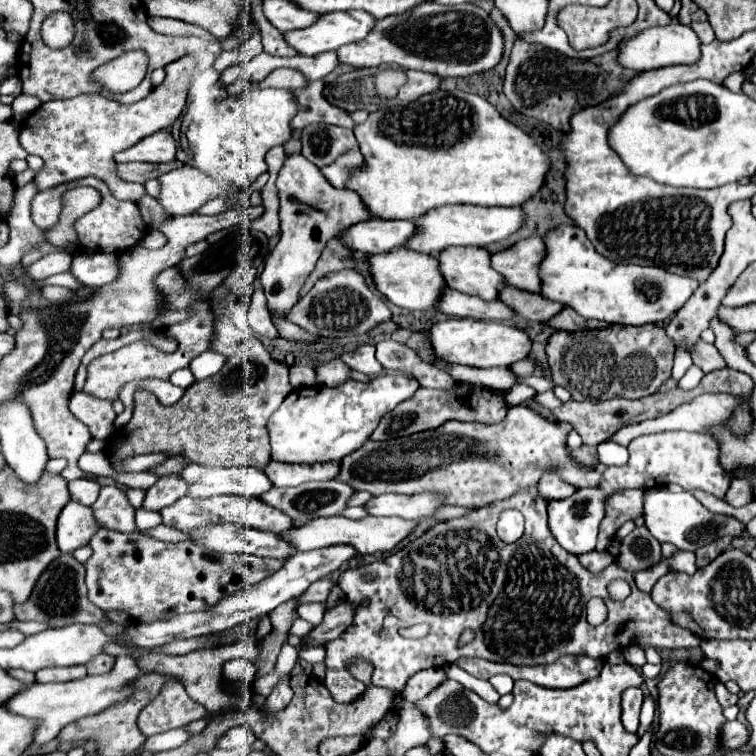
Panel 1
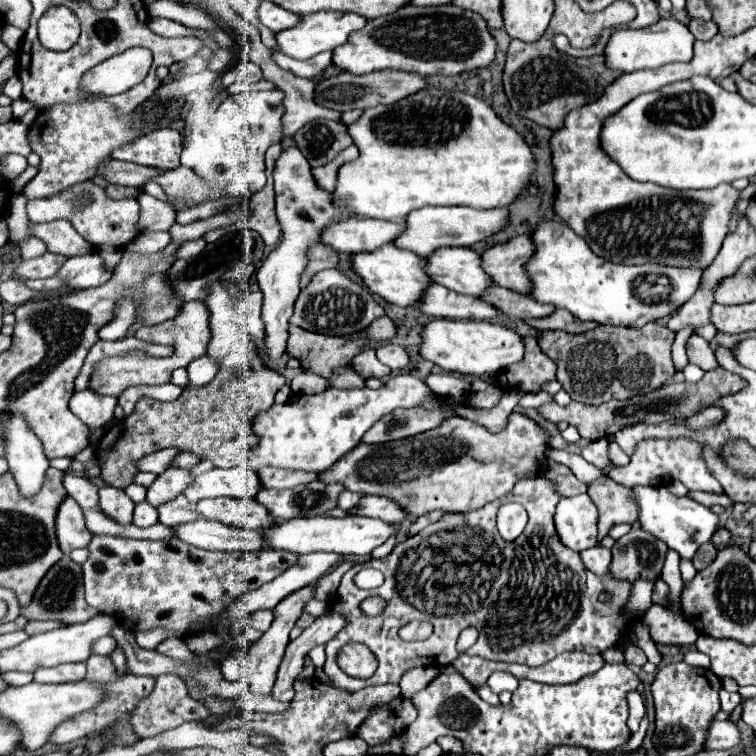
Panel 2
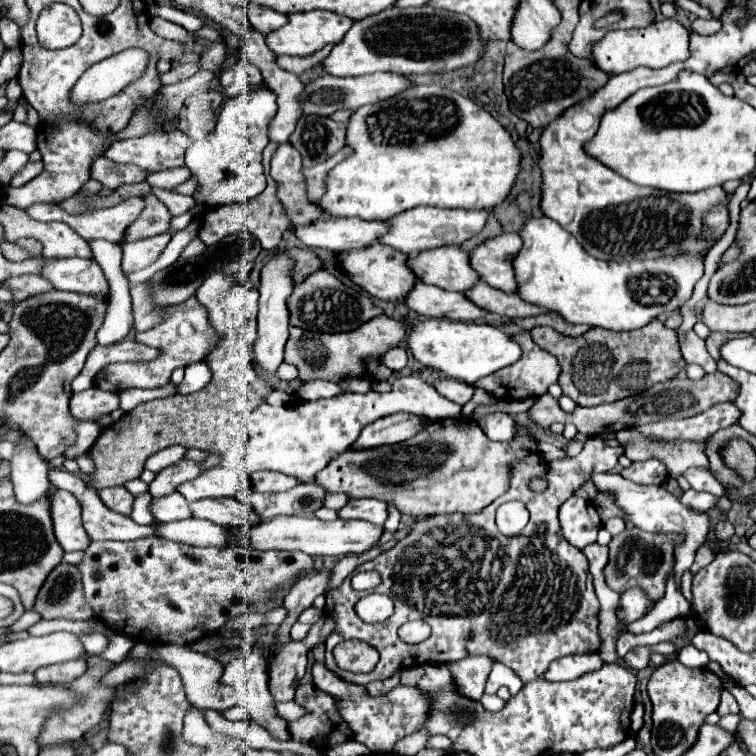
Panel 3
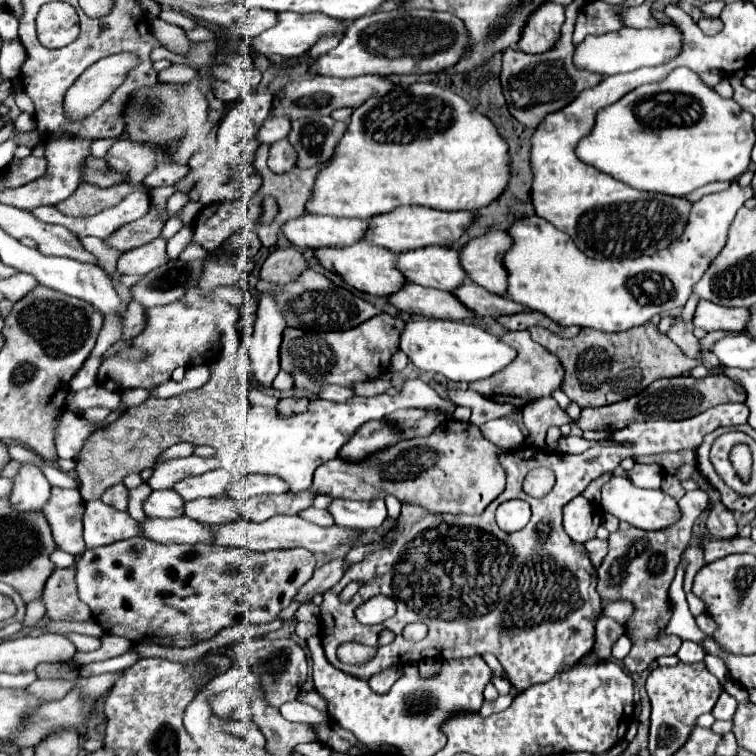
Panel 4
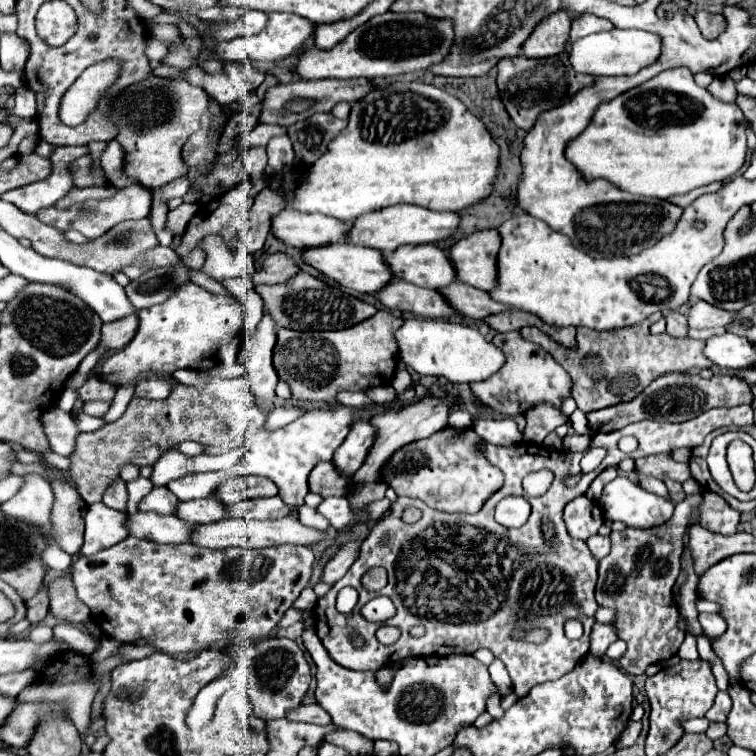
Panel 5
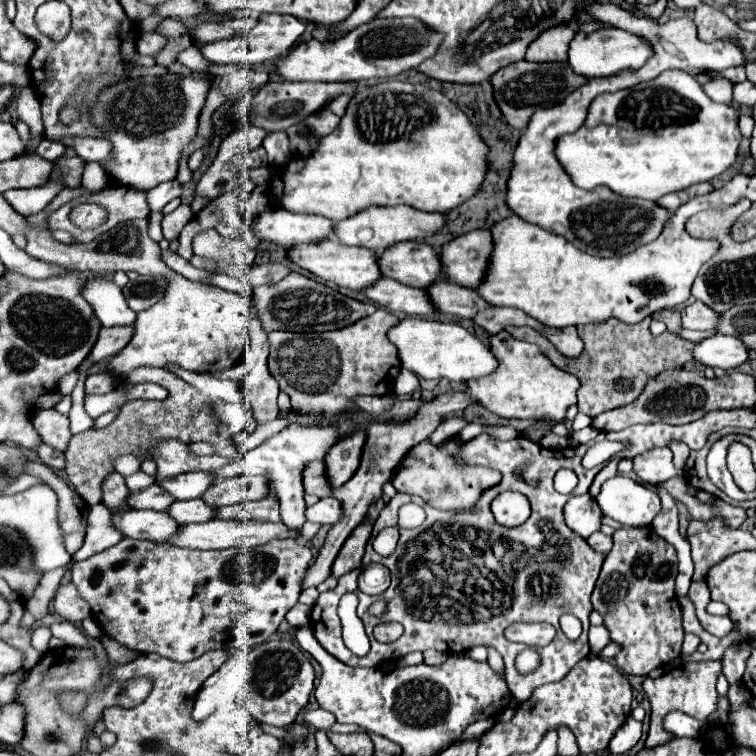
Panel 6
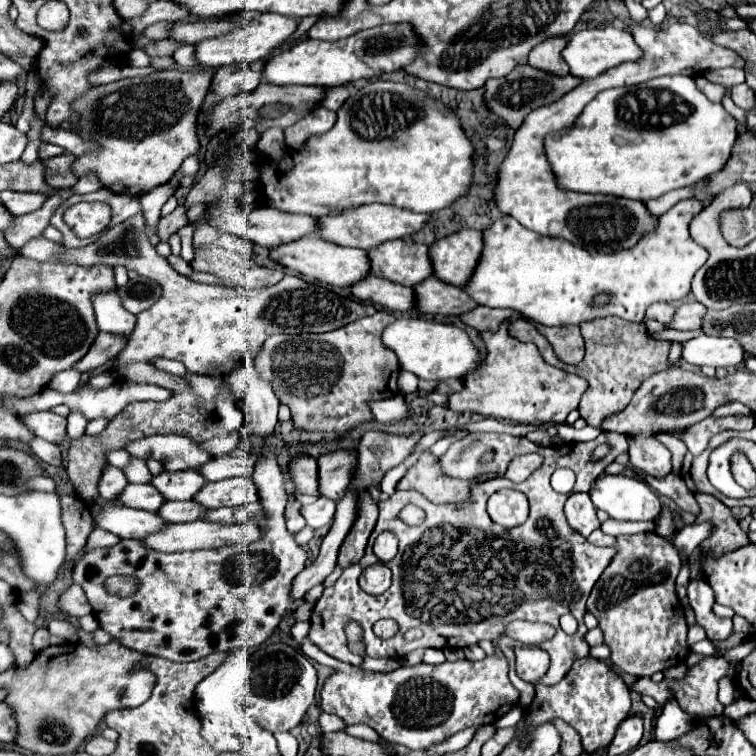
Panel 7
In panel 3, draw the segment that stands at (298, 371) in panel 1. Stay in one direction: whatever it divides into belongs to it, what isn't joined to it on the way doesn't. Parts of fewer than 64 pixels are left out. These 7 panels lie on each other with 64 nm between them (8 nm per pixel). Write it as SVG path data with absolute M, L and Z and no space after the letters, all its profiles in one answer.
M308 380L308 382L302 382L298 388L296 388L296 396L298 398L304 398L304 400L316 400L316 398L328 398L328 396L336 396L340 394L342 390L338 388L338 384L334 382L326 382L326 380Z

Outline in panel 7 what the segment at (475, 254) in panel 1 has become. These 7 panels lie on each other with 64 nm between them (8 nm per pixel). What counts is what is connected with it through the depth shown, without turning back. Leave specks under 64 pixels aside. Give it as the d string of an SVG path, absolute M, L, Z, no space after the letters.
M392 240L370 250L372 274L388 278L402 286L416 286L434 274L428 246L406 240Z

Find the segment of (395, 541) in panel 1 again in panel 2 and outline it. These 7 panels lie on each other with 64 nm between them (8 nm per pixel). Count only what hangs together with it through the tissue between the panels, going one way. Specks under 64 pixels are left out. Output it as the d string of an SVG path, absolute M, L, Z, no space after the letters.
M316 516L308 520L282 520L276 528L264 530L264 536L268 536L268 544L272 544L272 548L288 550L294 554L340 552L344 556L368 556L376 546L396 536L400 530L402 530L400 524L392 524L376 518L364 518L364 516L346 516L346 518Z

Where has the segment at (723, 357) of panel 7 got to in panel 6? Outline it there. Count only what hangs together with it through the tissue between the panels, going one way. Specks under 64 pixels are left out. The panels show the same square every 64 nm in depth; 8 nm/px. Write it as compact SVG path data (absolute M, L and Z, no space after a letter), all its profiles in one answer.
M722 334L696 342L692 354L696 356L696 362L722 370L734 370L744 362L748 362L750 358L746 344L738 336L722 336Z

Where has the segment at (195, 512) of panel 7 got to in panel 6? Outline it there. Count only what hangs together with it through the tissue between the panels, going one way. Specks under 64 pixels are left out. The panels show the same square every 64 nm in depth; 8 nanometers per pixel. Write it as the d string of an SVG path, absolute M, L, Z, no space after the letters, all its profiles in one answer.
M186 500L186 502L174 502L168 508L168 514L180 524L192 524L192 522L208 522L212 518L216 518L218 508L206 504L204 500Z

